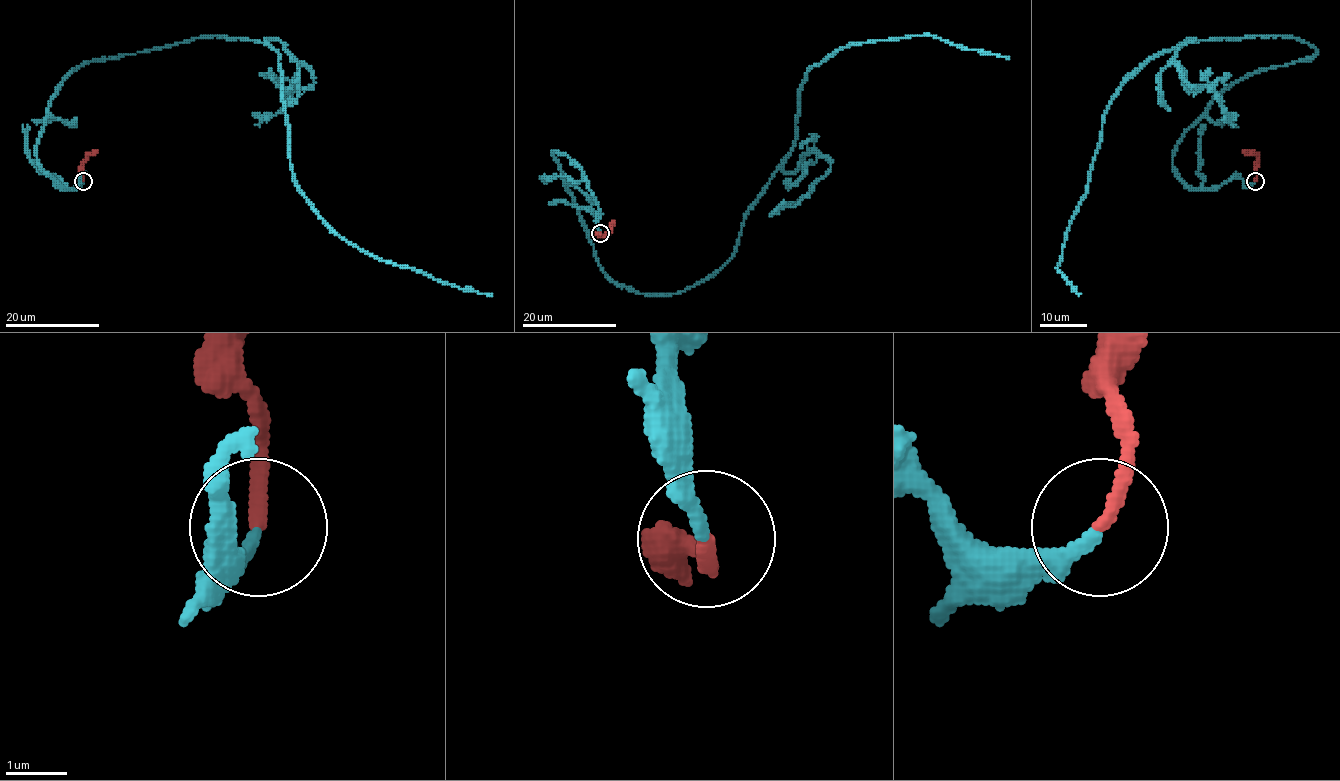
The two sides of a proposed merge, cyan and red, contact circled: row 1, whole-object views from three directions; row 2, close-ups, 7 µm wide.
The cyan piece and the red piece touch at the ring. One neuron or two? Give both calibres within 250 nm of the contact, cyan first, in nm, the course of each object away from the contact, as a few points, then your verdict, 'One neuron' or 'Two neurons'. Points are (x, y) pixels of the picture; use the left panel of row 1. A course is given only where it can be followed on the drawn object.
Thickness 240 nm (cyan) against 220 nm. Course of cyan: (83, 181), (63, 188), (37, 152), (77, 66), (266, 42), (294, 184), (322, 219), (491, 294). Course of red: (83, 181), (82, 164), (97, 150). One neuron

